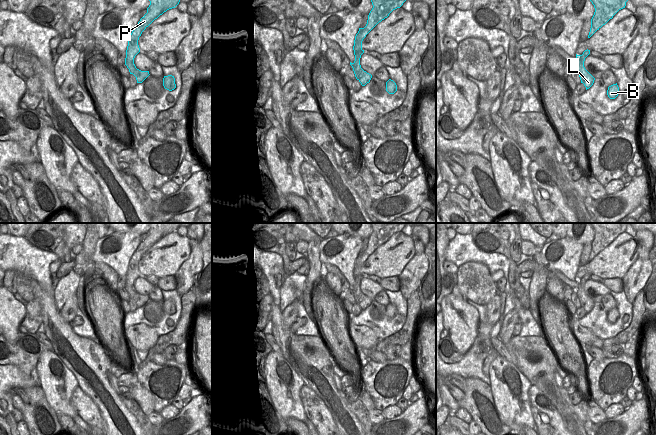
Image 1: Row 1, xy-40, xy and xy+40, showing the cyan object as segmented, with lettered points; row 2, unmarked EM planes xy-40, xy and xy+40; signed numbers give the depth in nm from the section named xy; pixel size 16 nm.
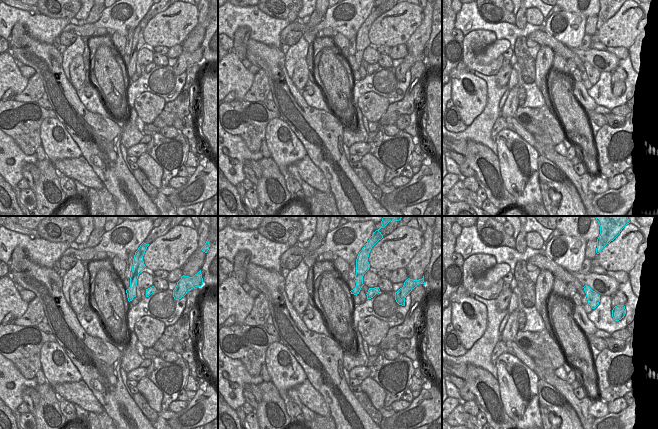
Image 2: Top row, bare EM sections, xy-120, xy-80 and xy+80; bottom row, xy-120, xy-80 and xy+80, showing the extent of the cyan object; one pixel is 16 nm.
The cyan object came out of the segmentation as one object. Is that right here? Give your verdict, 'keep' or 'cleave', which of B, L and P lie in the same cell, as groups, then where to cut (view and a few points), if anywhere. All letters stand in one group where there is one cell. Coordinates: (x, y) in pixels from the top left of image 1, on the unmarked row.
cleave; B P / L; cut in xy along (363, 274), (357, 278), (355, 283)

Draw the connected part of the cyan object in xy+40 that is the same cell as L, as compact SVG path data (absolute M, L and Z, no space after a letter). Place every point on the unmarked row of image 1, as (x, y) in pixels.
M585 274L582 279L577 279L576 282L578 283L578 288L576 290L573 290L577 293L577 296L579 298L581 307L584 308L586 311L586 314L589 313L593 307L595 302L585 293L584 291L584 285L585 282L590 278L590 274Z

